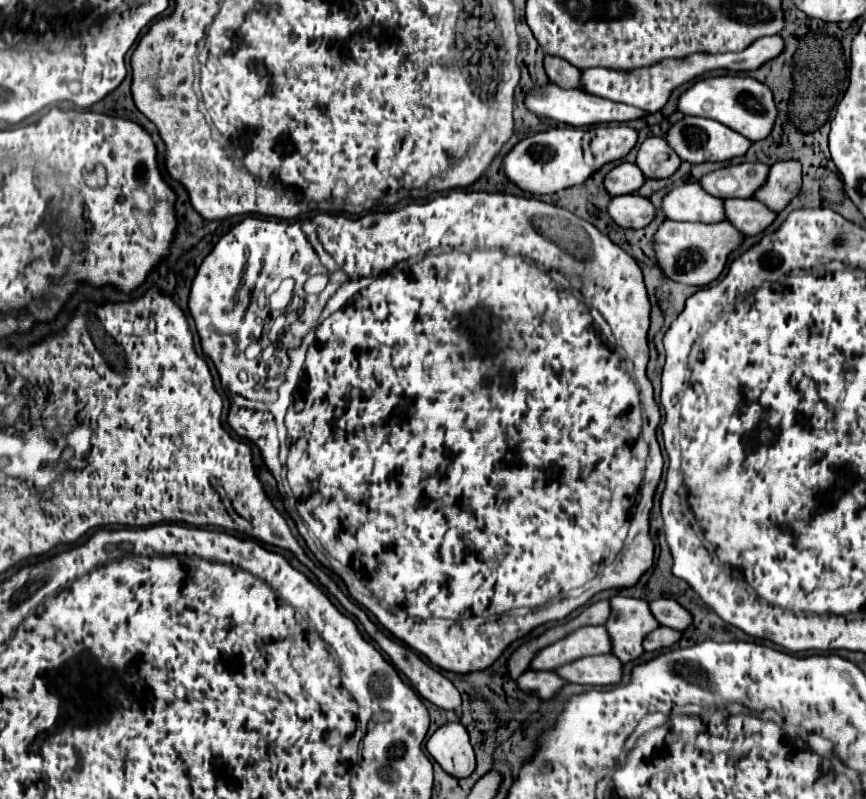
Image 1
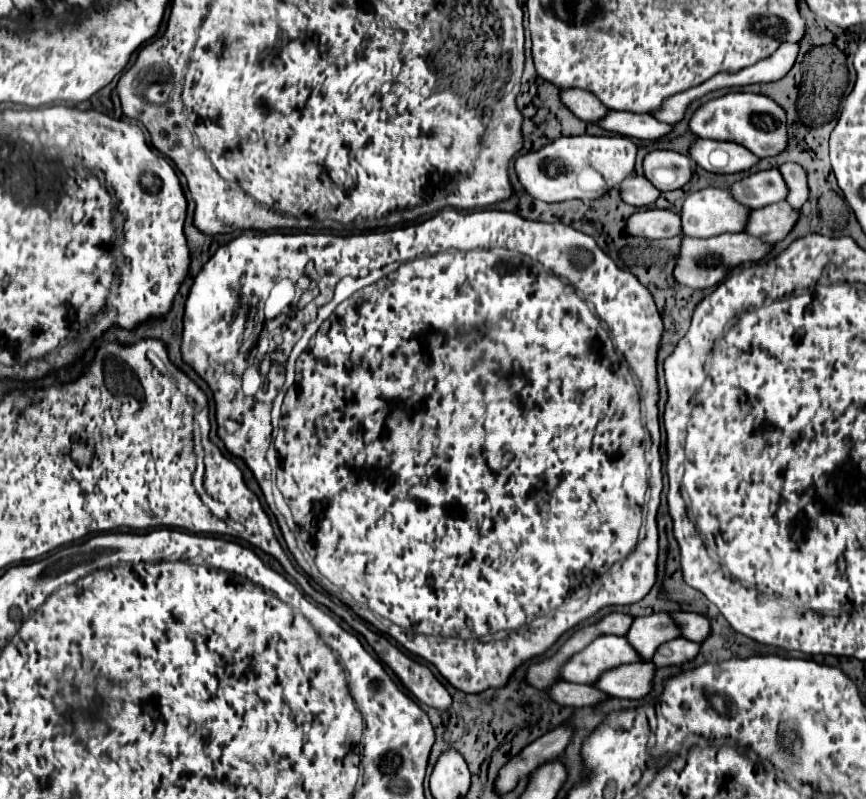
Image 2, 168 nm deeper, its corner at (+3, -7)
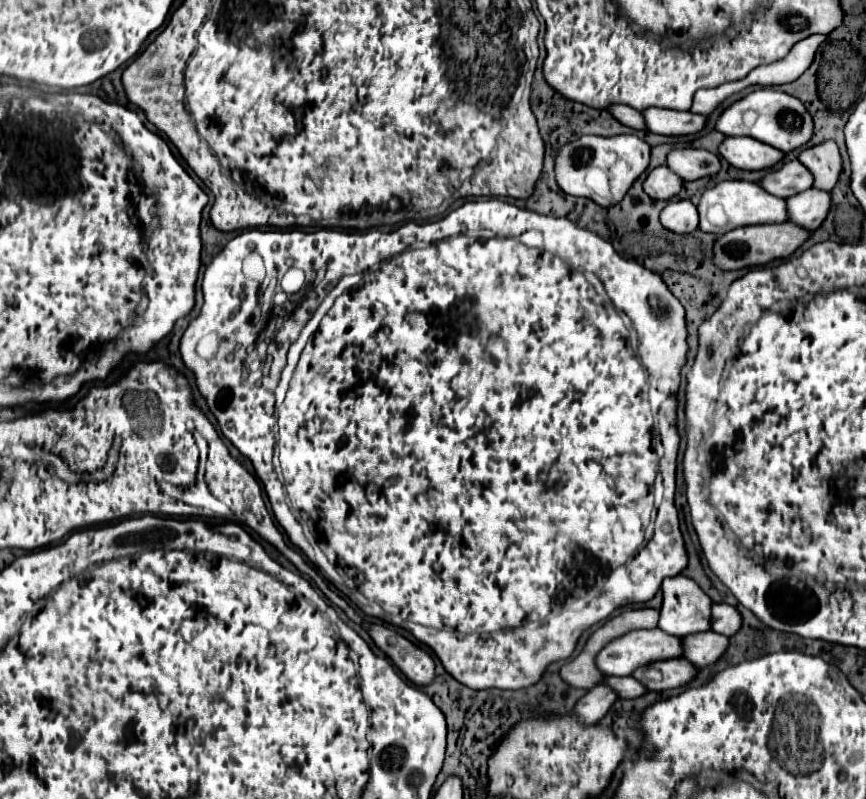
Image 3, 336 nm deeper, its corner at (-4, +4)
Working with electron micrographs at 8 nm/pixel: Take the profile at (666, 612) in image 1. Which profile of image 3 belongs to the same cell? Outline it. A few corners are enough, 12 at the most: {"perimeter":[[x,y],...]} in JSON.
{"perimeter":[[712,604],[712,630],[732,636],[740,628],[734,606]]}

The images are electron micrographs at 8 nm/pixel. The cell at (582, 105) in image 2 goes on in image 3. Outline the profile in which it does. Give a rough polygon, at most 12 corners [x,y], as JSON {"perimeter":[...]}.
{"perimeter":[[626,104],[608,108],[614,118],[634,130],[646,130],[640,112]]}

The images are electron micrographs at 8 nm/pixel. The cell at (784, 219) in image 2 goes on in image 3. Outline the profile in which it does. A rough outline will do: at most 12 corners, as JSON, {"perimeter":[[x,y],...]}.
{"perimeter":[[810,188],[786,198],[788,222],[818,228],[830,192]]}

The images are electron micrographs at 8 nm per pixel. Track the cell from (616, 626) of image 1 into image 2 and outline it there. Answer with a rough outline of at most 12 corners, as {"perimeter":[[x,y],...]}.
{"perimeter":[[669,611],[635,617],[627,639],[643,661],[681,637]]}

